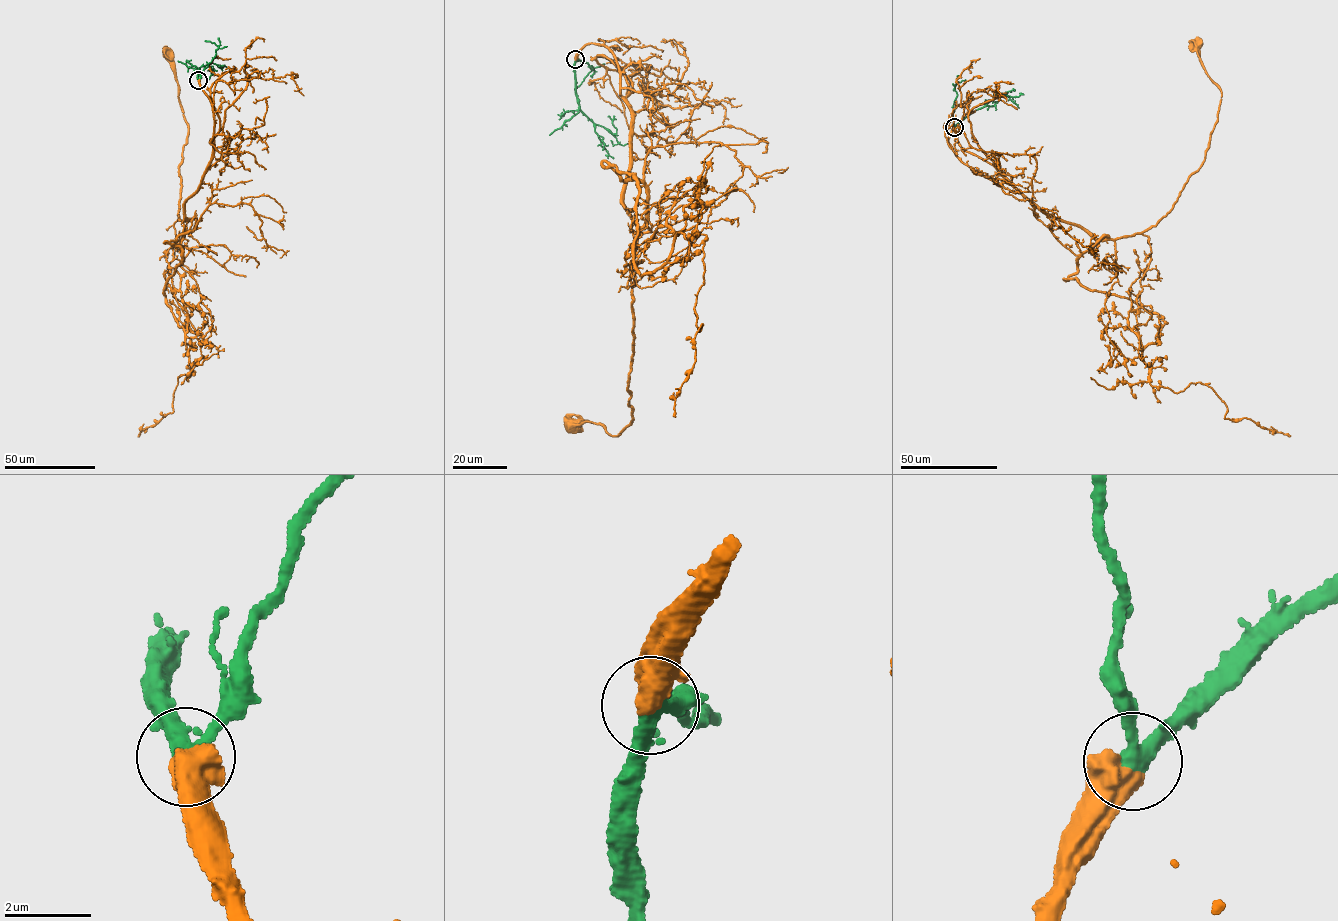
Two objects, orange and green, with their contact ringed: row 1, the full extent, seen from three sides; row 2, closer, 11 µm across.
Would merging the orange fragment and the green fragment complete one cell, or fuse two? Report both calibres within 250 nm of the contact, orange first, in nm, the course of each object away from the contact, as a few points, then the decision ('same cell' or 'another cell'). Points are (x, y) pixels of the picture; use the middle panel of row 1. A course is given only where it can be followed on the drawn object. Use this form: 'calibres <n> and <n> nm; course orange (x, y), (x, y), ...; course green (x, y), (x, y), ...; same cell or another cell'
calibres 500 and 320 nm; course orange (575, 59), (593, 43), (613, 54), (633, 125), (623, 200), (638, 238), (633, 418), (615, 436), (572, 426); course green (575, 59), (575, 91), (579, 106), (589, 118), (615, 135), (616, 128), (608, 116); same cell

